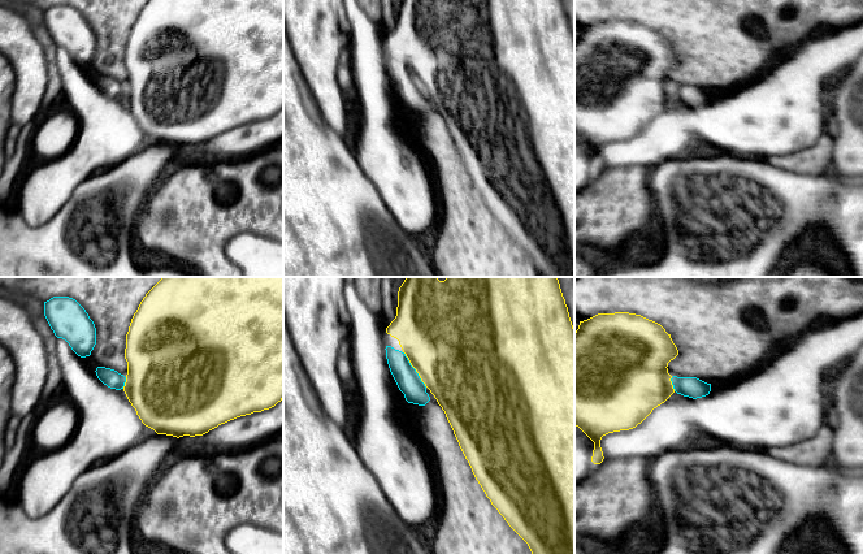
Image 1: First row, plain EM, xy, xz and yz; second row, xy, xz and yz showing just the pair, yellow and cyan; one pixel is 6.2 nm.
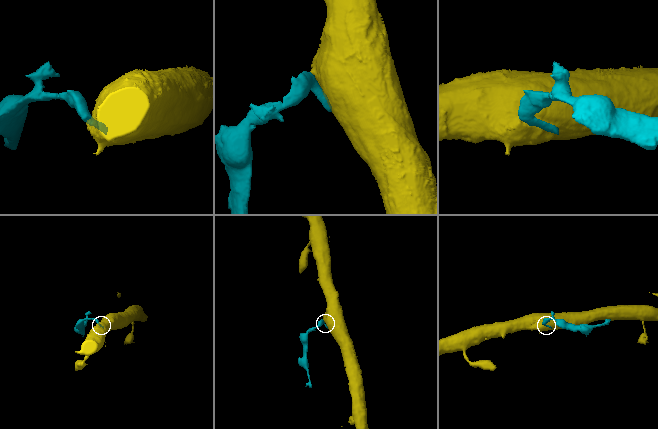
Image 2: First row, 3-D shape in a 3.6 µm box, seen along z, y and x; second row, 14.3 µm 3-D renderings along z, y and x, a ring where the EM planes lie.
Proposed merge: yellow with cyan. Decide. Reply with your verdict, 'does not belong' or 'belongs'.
belongs

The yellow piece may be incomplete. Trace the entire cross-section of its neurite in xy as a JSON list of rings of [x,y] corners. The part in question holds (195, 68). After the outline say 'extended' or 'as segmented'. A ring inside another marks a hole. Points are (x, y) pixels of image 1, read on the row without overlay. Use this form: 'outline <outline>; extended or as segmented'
outline [[[148,0],[126,43],[127,83],[97,75],[97,87],[123,99],[142,131],[157,143],[203,144],[283,108],[283,0]]]; extended

